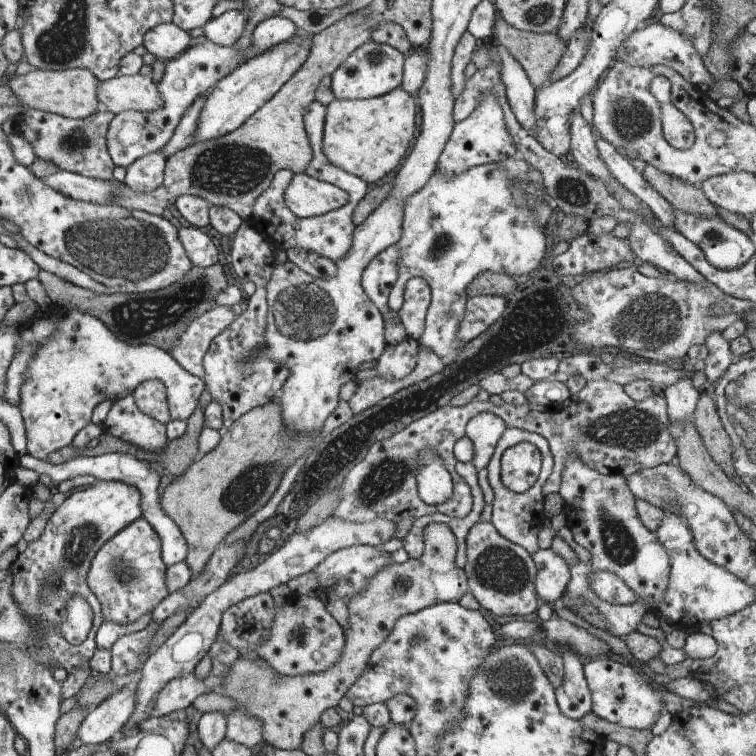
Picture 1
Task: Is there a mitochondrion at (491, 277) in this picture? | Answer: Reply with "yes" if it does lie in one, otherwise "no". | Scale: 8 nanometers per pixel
no

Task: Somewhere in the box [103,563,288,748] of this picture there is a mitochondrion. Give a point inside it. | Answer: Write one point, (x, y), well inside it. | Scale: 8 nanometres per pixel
(249, 683)

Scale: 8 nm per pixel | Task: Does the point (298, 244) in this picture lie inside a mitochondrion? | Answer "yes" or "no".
no

